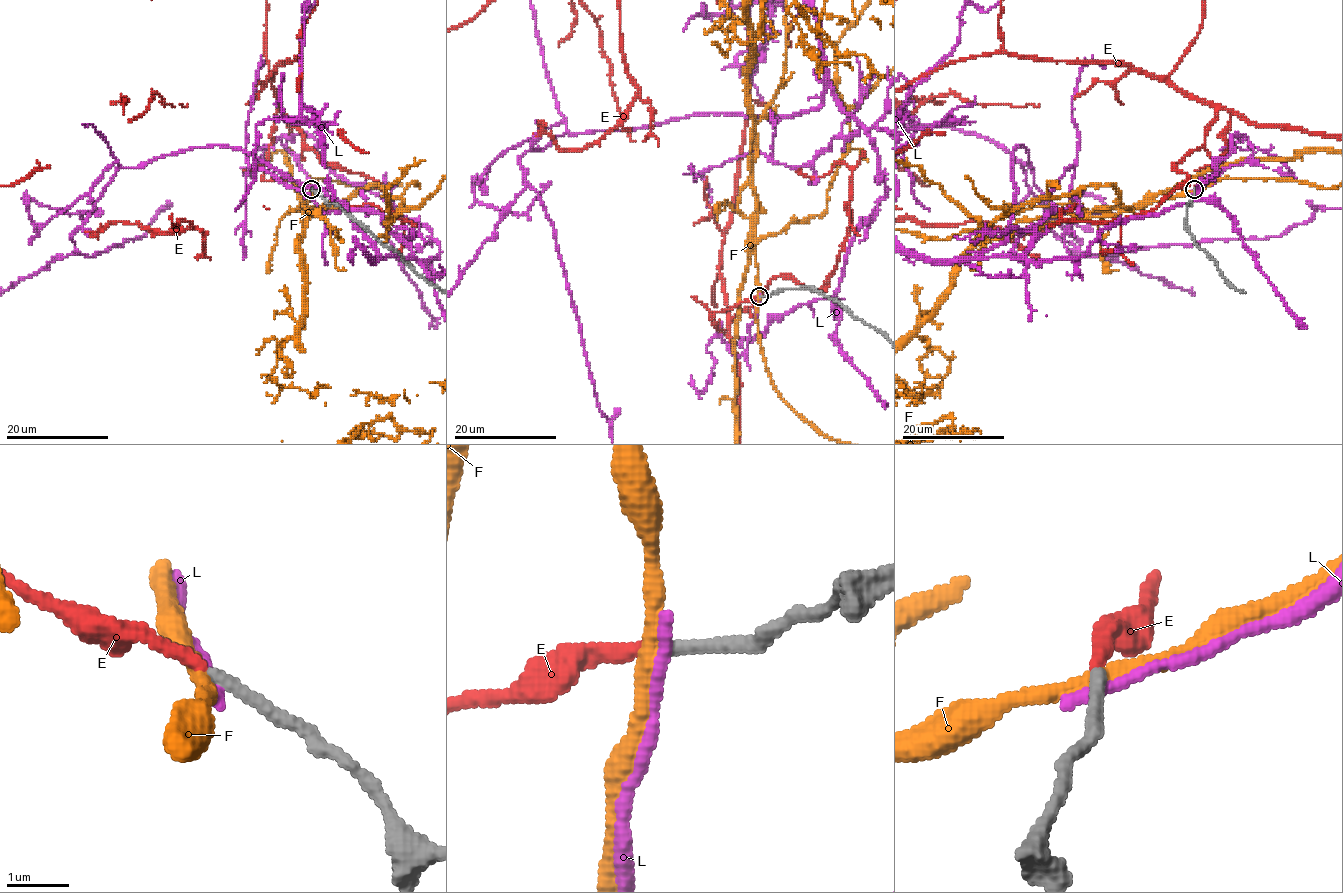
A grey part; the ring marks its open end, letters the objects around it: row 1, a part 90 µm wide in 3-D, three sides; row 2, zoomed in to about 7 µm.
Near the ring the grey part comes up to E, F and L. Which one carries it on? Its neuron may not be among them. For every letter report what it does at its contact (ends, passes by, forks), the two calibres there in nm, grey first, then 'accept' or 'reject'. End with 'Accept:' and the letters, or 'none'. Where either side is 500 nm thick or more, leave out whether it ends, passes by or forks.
E: it ends | 200/220 nm | accept
F: it passes by | 200/280 nm | reject
L: it ends | 240/200 nm | reject
Accept: E

